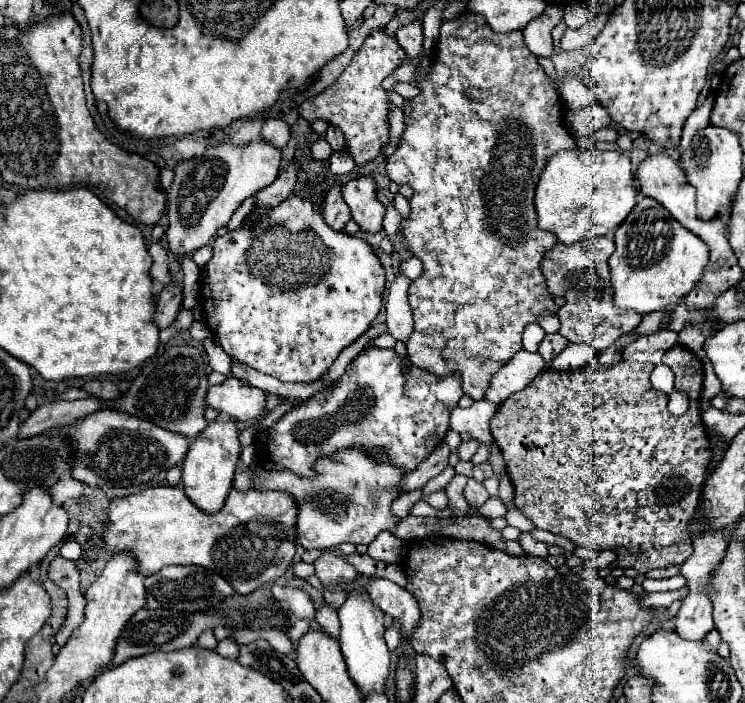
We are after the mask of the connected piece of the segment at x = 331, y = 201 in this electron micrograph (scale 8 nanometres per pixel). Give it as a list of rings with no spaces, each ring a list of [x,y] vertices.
[[[333,182],[331,190],[325,194],[325,202],[323,202],[323,216],[325,222],[333,228],[333,230],[343,230],[345,224],[351,220],[351,212],[343,200],[341,194],[341,182]]]

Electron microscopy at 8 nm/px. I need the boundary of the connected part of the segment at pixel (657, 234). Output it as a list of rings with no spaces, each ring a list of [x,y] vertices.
[[[639,194],[631,214],[615,230],[615,246],[617,250],[609,258],[615,306],[639,314],[661,310],[689,294],[709,260],[709,246],[681,226],[655,198],[643,194]]]

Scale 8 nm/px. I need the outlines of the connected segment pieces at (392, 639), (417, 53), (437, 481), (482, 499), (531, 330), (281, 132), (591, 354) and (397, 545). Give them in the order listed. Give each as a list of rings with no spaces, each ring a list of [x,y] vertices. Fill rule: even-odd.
[[[393,622],[393,624],[387,628],[387,632],[385,632],[385,642],[387,642],[387,646],[393,650],[393,648],[397,648],[399,640],[401,640],[401,634],[399,634],[399,624],[397,624],[397,622]]]
[[[415,20],[415,22],[399,28],[395,38],[405,48],[409,58],[421,58],[421,54],[423,54],[423,24],[421,24],[421,20]]]
[[[447,466],[439,476],[435,476],[435,478],[431,478],[429,482],[427,482],[427,486],[423,488],[423,500],[427,500],[427,496],[431,494],[431,492],[437,492],[437,490],[441,490],[451,478],[455,476],[455,468],[453,466]]]
[[[473,478],[467,482],[463,494],[465,494],[465,500],[467,500],[467,504],[469,504],[471,508],[481,508],[481,506],[489,500],[489,494],[487,494],[485,486],[483,486],[481,482],[473,480]]]
[[[537,322],[527,324],[525,332],[523,332],[523,348],[527,352],[537,352],[537,346],[543,340],[543,336],[545,336],[545,332],[543,332],[543,328]]]
[[[269,118],[265,122],[263,130],[261,130],[261,138],[267,140],[267,142],[271,142],[277,148],[283,148],[287,144],[289,136],[291,136],[289,124],[285,120],[281,120],[281,118]]]
[[[569,344],[553,362],[553,370],[577,370],[581,366],[587,366],[595,358],[595,348],[587,344]]]
[[[381,532],[367,552],[373,560],[381,560],[387,564],[403,564],[405,542],[395,538],[391,532]]]

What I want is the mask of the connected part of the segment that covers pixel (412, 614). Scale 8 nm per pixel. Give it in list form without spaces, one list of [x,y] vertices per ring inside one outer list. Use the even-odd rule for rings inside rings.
[[[357,578],[355,582],[351,582],[347,586],[347,590],[351,592],[359,586],[369,590],[369,598],[375,602],[375,606],[379,606],[385,614],[391,614],[395,620],[401,622],[401,626],[403,626],[401,634],[403,634],[403,638],[407,638],[409,632],[419,622],[419,604],[413,598],[413,594],[385,578],[373,578],[369,582],[365,582],[363,578]]]

